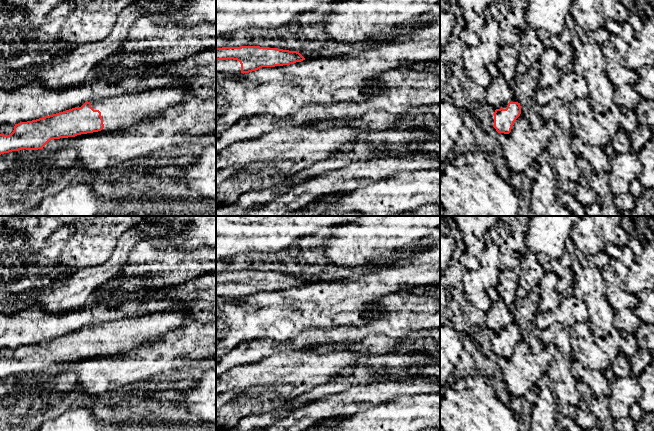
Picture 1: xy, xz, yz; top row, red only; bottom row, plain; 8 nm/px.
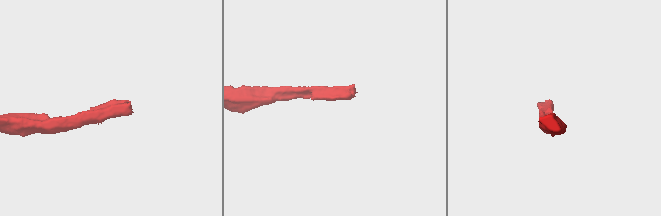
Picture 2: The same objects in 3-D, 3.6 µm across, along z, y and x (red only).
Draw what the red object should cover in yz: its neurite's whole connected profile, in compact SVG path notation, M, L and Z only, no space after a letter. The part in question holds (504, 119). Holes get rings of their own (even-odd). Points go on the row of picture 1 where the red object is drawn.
M512 99L500 106L494 112L494 125L498 133L509 134L514 128L514 122L522 116L518 100Z

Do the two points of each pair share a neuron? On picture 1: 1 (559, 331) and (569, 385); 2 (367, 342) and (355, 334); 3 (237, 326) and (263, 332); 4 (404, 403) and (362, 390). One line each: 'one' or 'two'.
1: one
2: two
3: one
4: two

